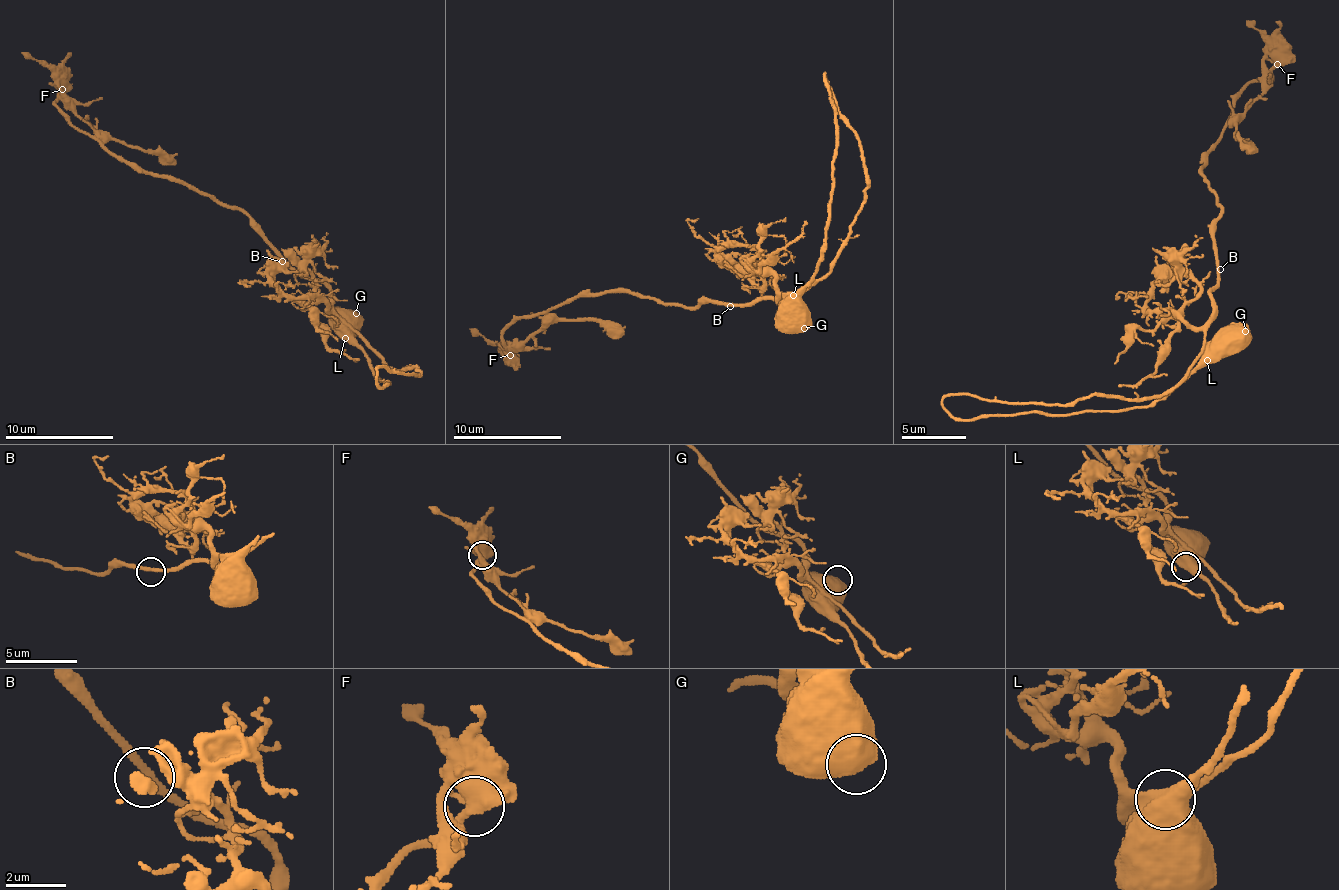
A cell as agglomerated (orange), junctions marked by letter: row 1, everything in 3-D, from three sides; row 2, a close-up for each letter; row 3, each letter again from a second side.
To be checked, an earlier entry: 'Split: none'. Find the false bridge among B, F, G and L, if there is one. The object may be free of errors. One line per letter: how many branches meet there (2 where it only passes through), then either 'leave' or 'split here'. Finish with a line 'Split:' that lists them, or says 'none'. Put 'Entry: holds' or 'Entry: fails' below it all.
B: 2 | leave
F: 1 | leave
G: 1 | leave
L: 2 | leave
Split: none
Entry: holds

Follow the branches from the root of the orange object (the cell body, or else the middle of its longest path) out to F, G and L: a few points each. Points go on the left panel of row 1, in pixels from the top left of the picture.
F: (285, 259), (244, 212), (222, 207), (176, 180), (138, 172), (119, 161), (75, 112), (75, 106), (62, 90)
G: (285, 259), (309, 278), (317, 278), (328, 289), (328, 305), (342, 321), (350, 313), (356, 313)
L: (285, 259), (309, 278), (317, 278), (328, 289), (328, 305), (339, 318), (339, 332), (345, 338)

